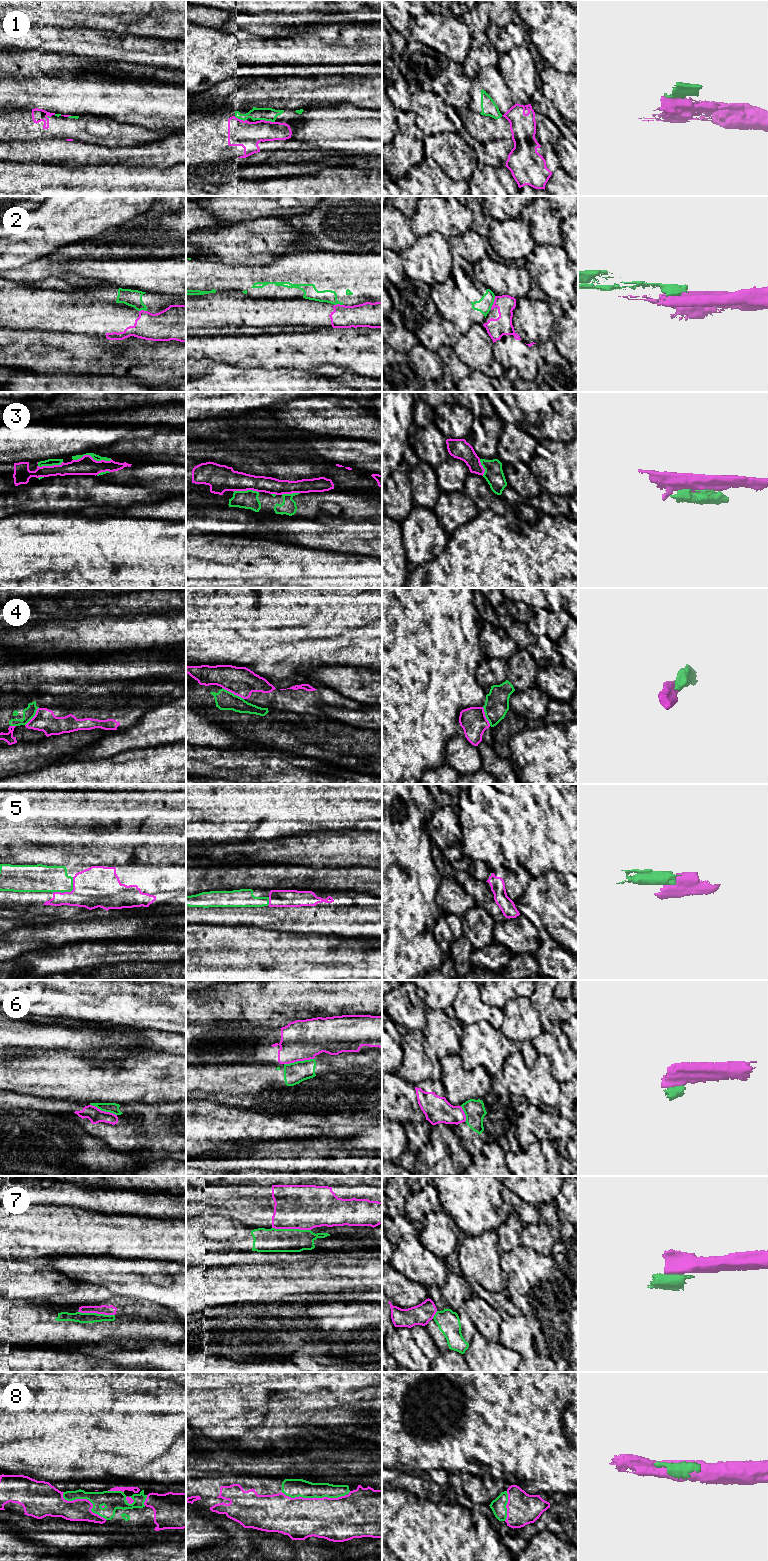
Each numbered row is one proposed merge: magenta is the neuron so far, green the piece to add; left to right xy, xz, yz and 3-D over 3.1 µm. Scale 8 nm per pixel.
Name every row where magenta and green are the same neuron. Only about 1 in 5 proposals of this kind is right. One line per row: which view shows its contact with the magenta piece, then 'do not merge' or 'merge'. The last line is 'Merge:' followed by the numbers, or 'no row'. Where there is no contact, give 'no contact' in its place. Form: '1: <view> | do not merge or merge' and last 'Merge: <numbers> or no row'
1: xz | do not merge
2: yz | do not merge
3: xy | do not merge
4: xz | do not merge
5: xy | merge
6: xz | do not merge
7: xz | do not merge
8: xz | merge
Merge: 5, 8

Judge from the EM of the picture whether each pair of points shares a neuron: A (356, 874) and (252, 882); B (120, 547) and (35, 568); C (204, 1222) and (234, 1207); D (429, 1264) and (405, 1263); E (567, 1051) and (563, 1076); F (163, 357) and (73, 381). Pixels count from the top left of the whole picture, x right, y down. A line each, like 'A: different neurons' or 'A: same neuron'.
A: same neuron
B: same neuron
C: different neurons
D: same neuron
E: same neuron
F: different neurons

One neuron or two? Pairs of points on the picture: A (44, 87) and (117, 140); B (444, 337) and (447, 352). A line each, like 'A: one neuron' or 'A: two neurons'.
A: two neurons
B: two neurons

